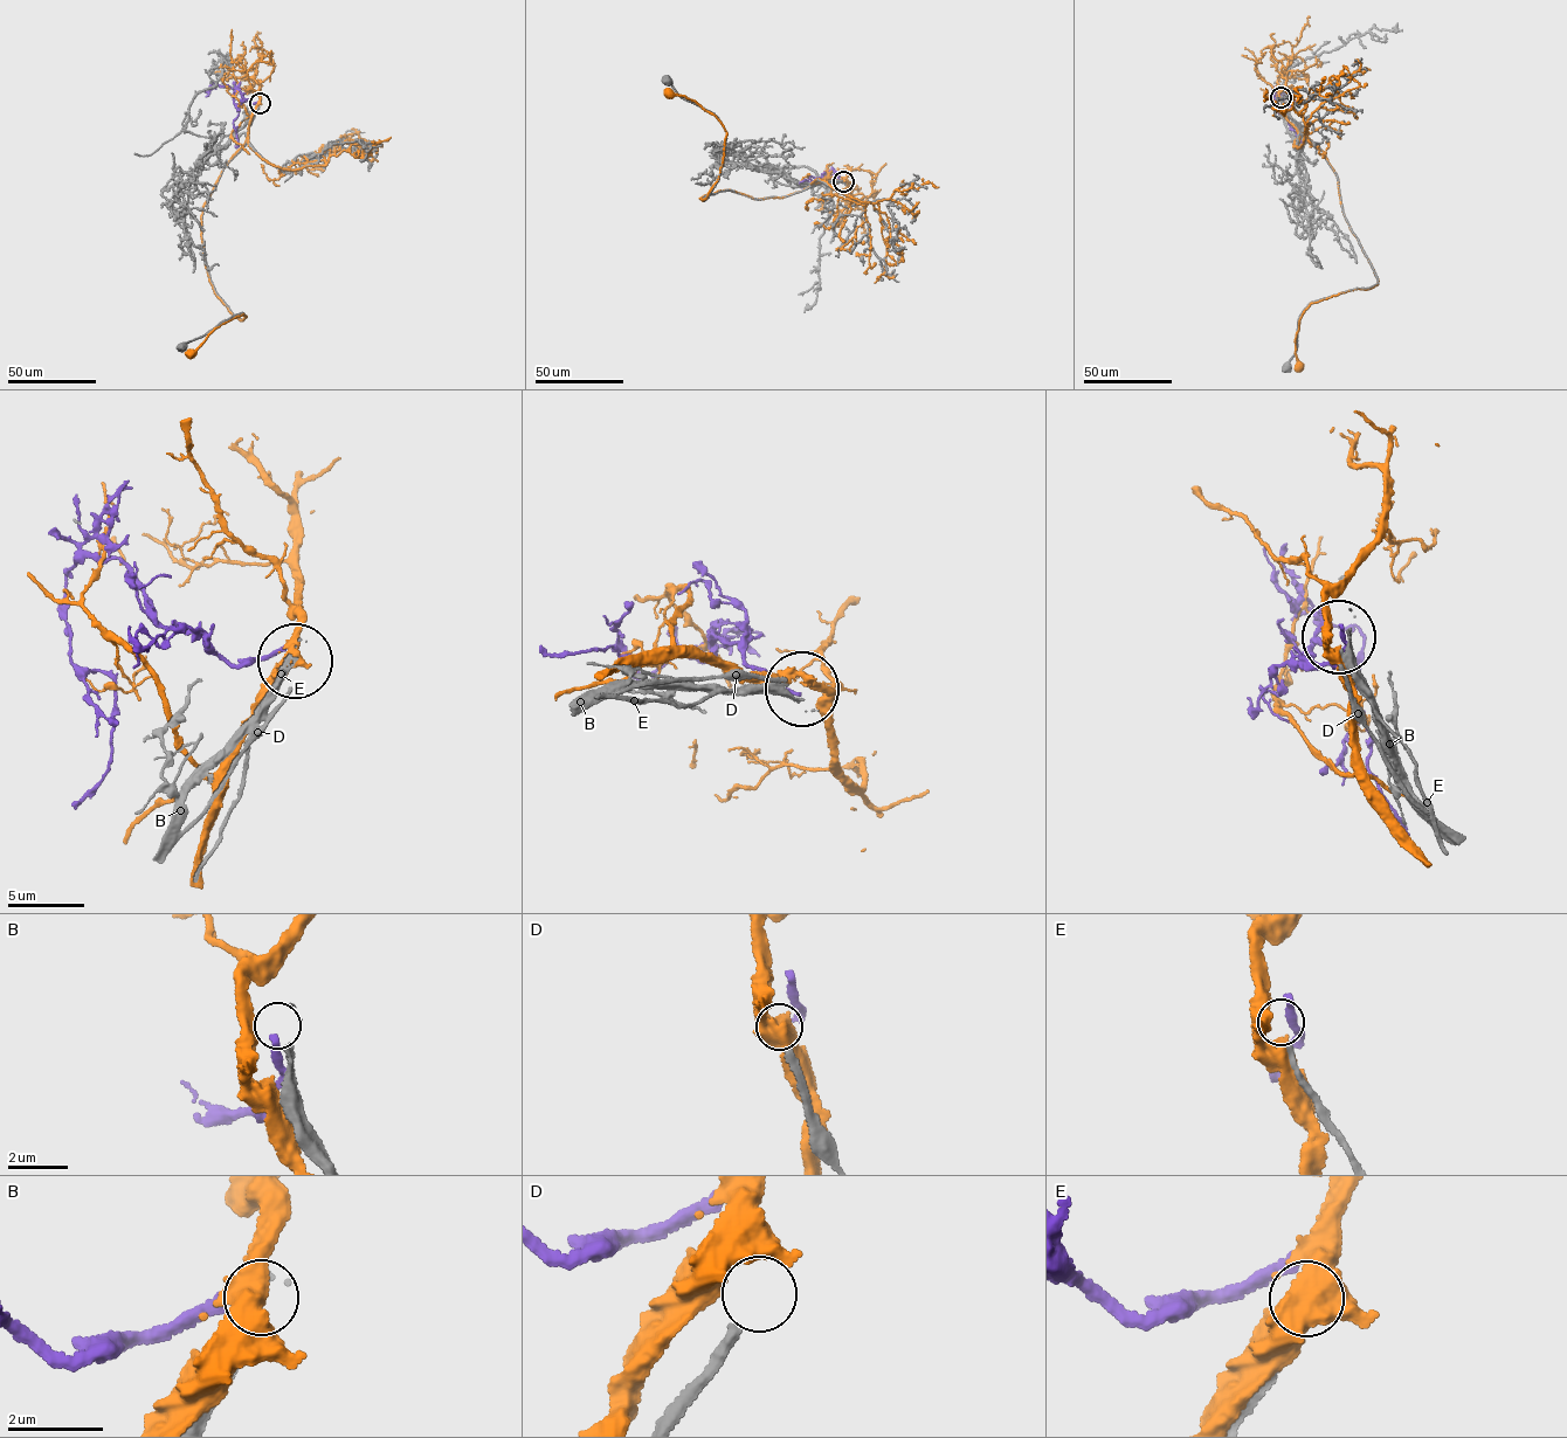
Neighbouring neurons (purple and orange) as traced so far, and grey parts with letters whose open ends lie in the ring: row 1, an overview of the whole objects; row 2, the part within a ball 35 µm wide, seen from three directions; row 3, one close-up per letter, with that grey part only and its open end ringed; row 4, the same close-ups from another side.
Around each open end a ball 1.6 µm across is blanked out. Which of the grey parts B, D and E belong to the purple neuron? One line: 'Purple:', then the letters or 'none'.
Purple: B

